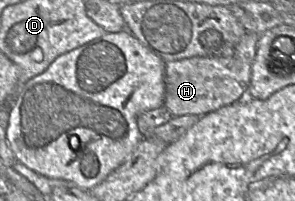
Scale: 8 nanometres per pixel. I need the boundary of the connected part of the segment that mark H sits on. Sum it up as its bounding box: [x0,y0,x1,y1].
[164,32,260,117]

